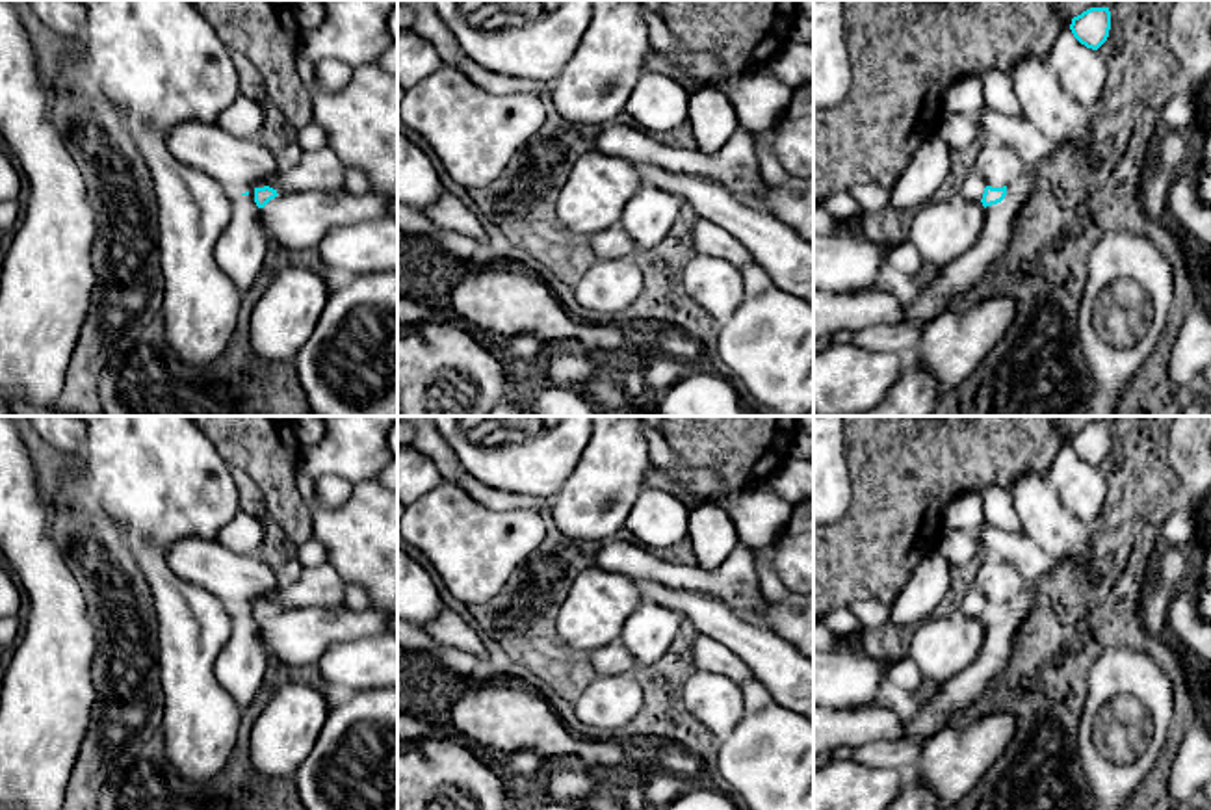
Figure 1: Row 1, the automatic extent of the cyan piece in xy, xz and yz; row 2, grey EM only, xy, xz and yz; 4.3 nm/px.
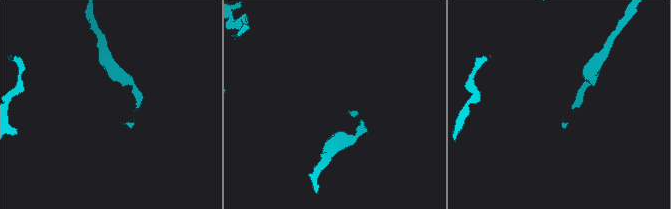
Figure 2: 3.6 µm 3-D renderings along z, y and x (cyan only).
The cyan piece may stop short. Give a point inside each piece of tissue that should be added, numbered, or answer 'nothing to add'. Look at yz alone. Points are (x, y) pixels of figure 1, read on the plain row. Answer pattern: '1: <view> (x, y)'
1: yz (998, 582)

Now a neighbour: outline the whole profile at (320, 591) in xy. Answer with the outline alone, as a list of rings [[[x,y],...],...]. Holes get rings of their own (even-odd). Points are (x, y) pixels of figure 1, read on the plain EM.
[[[331,563],[305,568],[295,583],[282,583],[271,596],[254,604],[269,602],[277,609],[303,608],[338,608],[344,606],[345,583]]]

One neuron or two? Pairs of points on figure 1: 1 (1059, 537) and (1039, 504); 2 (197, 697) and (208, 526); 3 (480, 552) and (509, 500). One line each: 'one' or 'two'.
1: one
2: one
3: two

